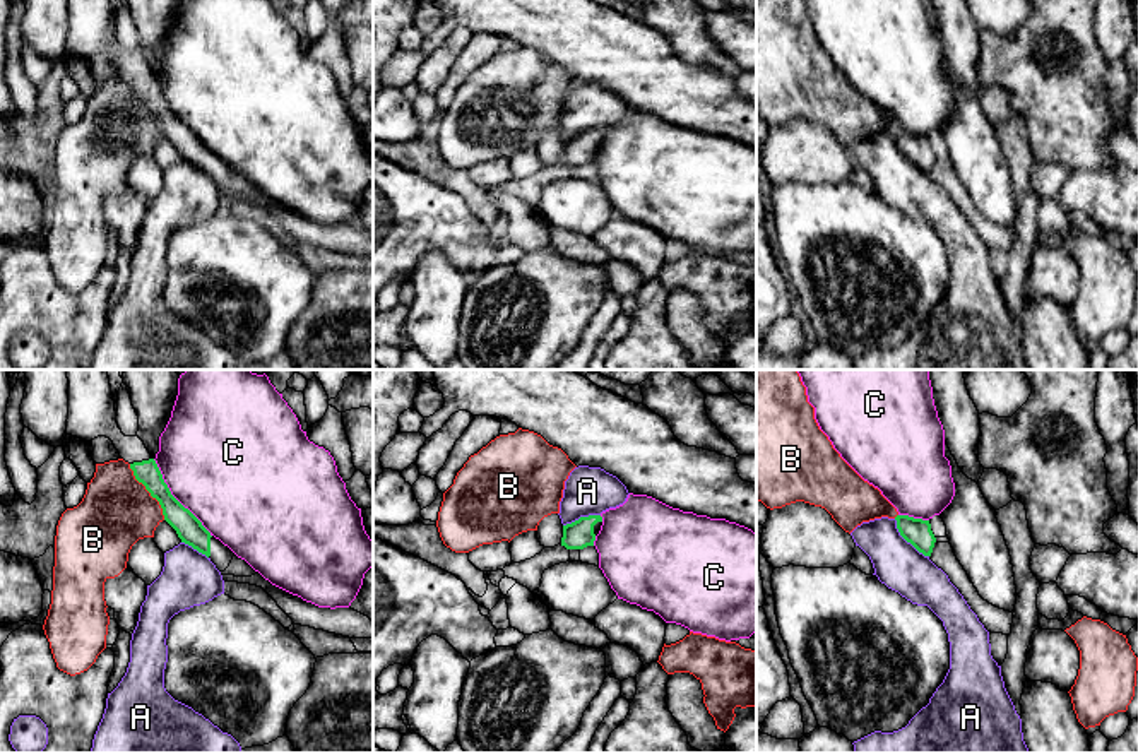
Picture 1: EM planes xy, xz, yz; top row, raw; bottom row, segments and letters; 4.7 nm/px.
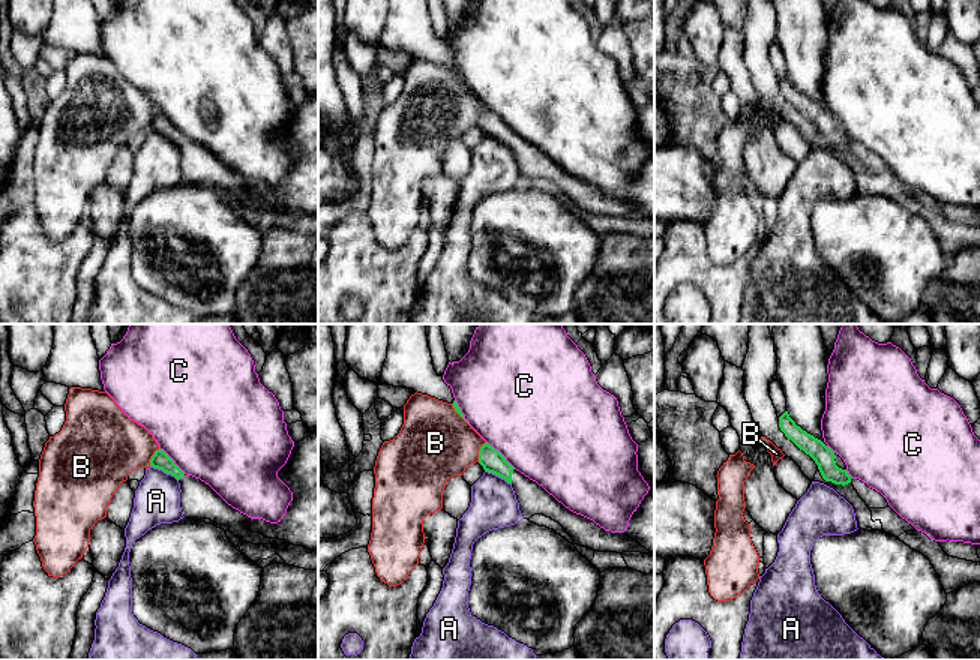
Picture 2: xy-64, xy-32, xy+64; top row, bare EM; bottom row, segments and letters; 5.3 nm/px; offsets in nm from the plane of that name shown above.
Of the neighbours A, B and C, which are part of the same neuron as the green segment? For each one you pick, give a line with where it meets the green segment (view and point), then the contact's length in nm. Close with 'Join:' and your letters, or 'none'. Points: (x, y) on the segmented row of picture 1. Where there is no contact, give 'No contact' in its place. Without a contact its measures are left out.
Join: none

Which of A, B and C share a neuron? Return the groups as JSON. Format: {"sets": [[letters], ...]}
{"sets": [["A"], ["B"], ["C"]]}

